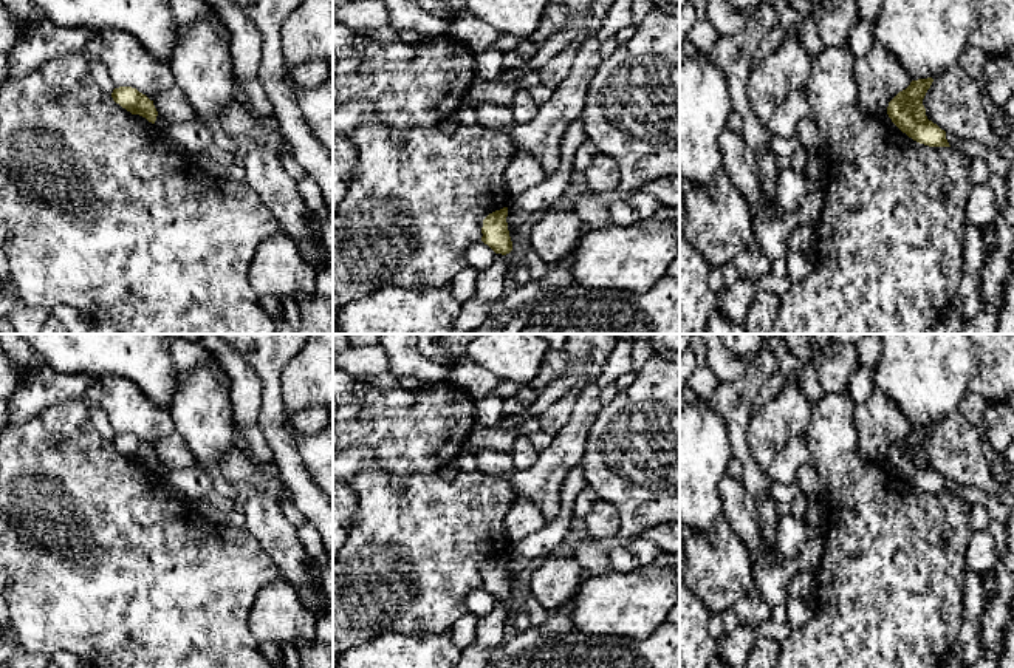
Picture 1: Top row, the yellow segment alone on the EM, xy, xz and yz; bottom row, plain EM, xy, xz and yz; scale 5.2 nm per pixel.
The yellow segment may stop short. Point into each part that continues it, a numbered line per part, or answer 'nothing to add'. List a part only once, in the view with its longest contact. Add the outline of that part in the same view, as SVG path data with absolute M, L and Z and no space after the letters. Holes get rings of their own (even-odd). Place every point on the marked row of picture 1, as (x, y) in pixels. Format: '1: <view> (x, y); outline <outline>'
nothing to add

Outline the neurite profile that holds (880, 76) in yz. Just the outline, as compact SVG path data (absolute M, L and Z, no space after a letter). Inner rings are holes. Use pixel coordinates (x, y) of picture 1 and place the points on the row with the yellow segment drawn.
M878 40L865 57L856 60L855 79L858 105L865 113L887 110L889 102L912 82L899 59Z

